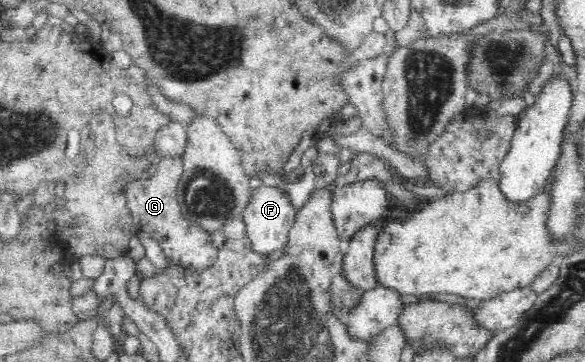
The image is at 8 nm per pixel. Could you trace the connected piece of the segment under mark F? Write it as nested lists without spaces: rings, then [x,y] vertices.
[[[260,184],[252,191],[249,205],[242,216],[246,225],[246,234],[250,237],[254,249],[258,253],[268,255],[277,250],[282,251],[288,244],[290,231],[296,222],[297,208],[284,188]]]

